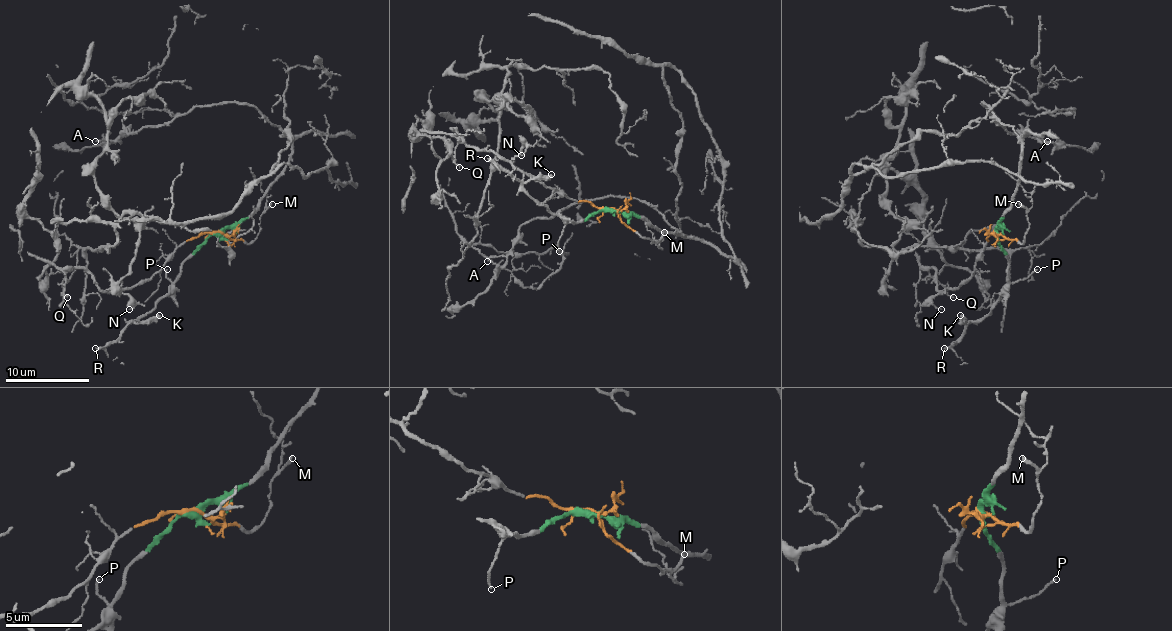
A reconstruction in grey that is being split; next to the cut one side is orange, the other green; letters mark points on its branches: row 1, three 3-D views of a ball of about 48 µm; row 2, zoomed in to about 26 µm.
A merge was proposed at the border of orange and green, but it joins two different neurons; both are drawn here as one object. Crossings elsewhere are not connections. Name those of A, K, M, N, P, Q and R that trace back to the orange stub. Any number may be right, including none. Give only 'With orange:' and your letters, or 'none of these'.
With orange: M, N, Q

